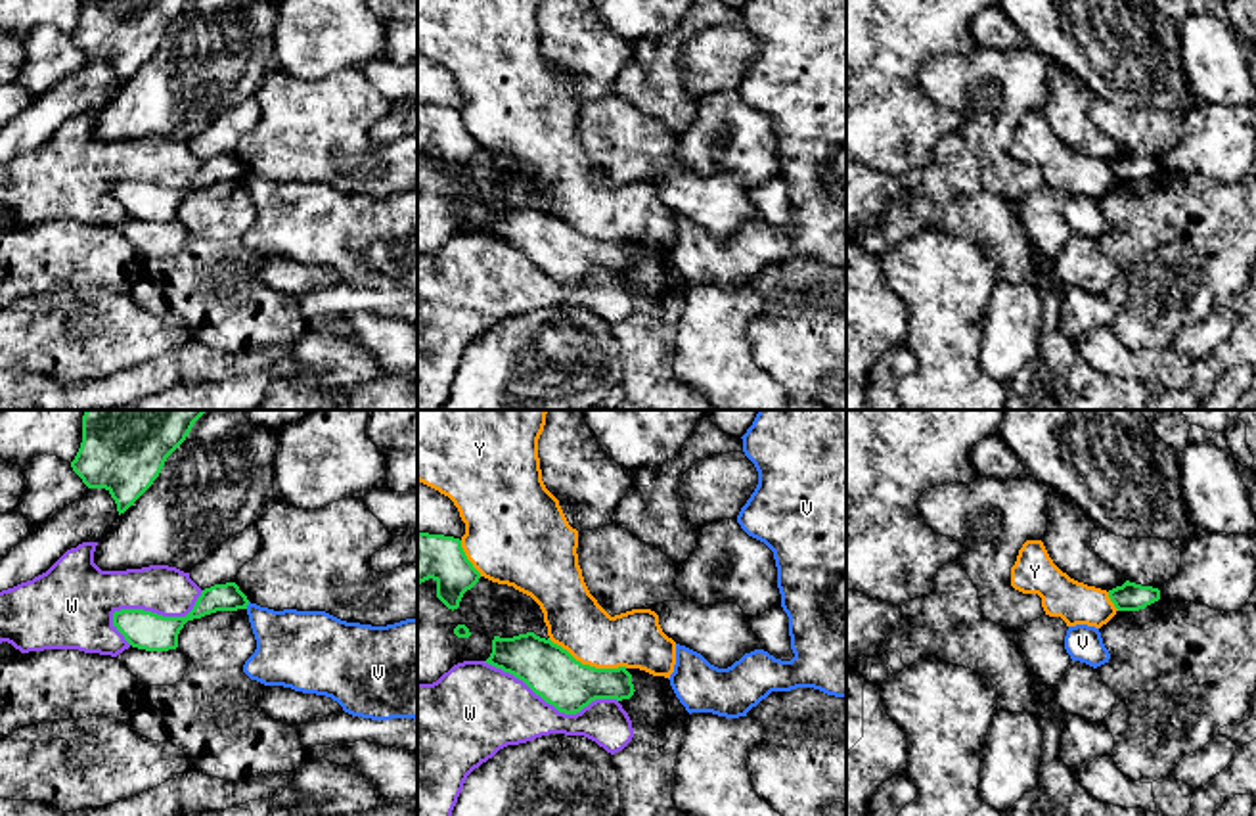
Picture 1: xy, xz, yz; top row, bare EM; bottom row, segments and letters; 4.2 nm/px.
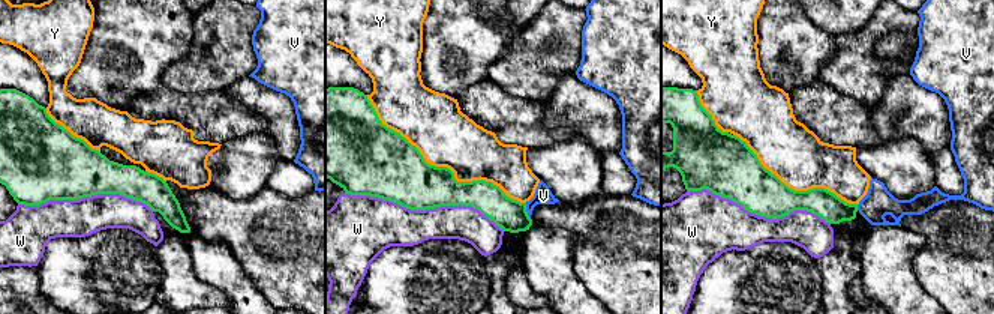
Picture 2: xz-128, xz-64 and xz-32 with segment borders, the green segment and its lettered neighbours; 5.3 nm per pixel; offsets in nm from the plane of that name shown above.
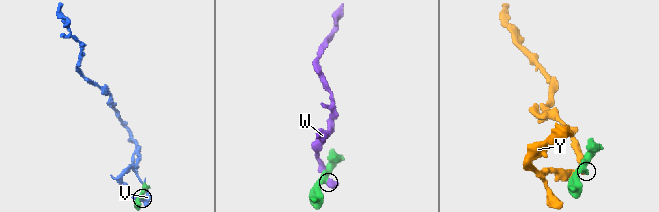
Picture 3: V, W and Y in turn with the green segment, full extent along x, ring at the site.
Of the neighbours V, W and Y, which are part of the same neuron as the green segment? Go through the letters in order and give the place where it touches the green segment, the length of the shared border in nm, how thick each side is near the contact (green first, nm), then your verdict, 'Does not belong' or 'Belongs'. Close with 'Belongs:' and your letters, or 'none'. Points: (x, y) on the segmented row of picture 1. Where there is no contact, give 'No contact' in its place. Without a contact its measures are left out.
V: Touches green at xy (247, 604). Shared border 40 nm. Thickness 120 nm (green) against 300 nm. Does not belong
W: Touches green at xz (550, 703). Shared border 600 nm. Thickness 220 nm (green) against 340 nm. Does not belong
Y: Touches green at xz (588, 665). Shared border 360 nm. Thickness 220 nm (green) against 240 nm. Does not belong
Belongs: none

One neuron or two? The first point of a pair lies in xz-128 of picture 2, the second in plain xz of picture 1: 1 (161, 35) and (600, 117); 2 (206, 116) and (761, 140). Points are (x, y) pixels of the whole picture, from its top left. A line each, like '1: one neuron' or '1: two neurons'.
1: two neurons
2: two neurons

